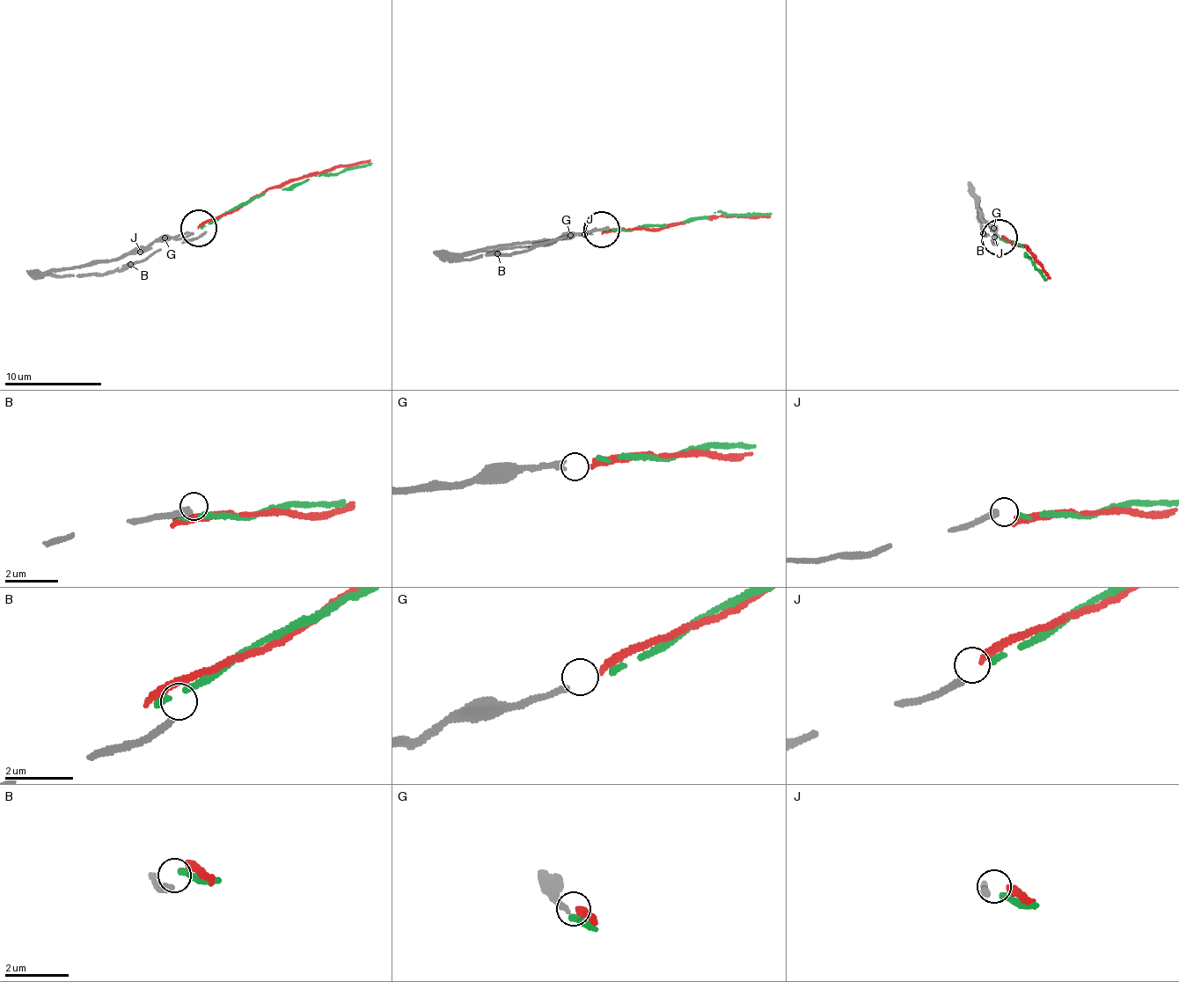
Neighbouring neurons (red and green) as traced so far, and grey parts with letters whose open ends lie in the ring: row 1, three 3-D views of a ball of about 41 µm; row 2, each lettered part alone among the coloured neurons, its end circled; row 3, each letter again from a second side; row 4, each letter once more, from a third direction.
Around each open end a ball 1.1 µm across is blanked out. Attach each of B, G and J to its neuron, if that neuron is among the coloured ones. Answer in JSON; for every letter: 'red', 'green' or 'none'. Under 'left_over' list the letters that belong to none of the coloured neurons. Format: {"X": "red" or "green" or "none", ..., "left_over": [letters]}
{"B": "none", "G": "red", "J": "green", "left_over": ["B"]}

